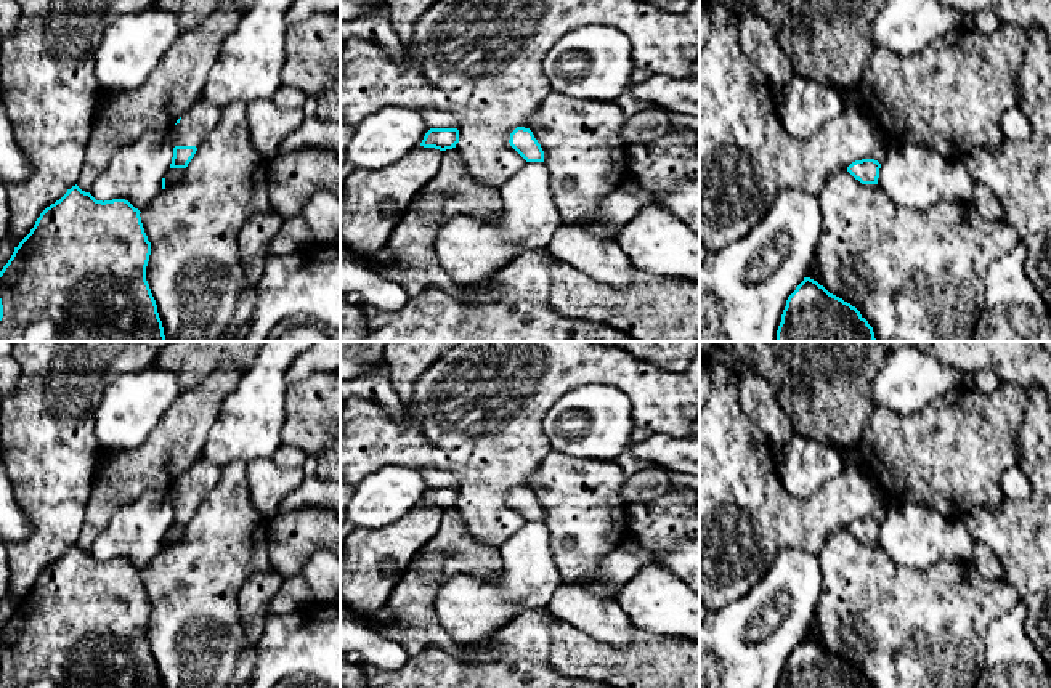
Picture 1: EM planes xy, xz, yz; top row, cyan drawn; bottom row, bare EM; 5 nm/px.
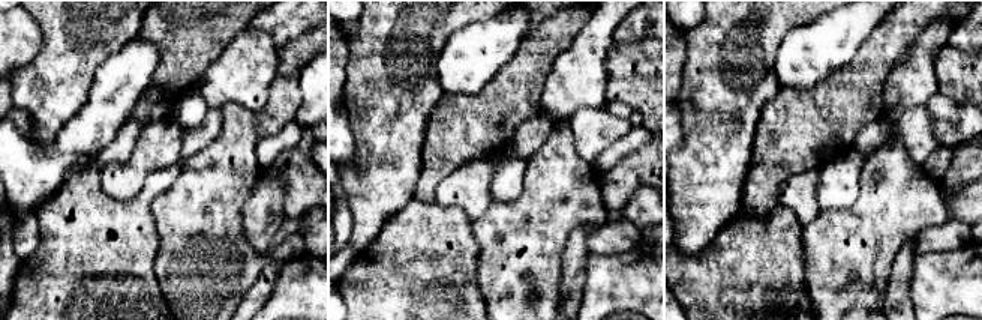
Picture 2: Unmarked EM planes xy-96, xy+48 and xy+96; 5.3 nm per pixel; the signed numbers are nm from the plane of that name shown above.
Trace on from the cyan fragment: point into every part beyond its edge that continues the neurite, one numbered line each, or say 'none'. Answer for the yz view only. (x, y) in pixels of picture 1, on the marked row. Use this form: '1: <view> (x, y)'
none

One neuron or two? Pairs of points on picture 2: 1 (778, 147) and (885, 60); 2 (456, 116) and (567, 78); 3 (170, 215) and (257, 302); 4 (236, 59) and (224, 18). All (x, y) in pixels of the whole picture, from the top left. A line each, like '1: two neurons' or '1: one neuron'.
1: one neuron
2: two neurons
3: two neurons
4: two neurons

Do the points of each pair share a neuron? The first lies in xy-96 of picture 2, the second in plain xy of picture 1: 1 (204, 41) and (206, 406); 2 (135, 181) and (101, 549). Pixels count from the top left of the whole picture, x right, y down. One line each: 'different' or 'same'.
1: different
2: same

